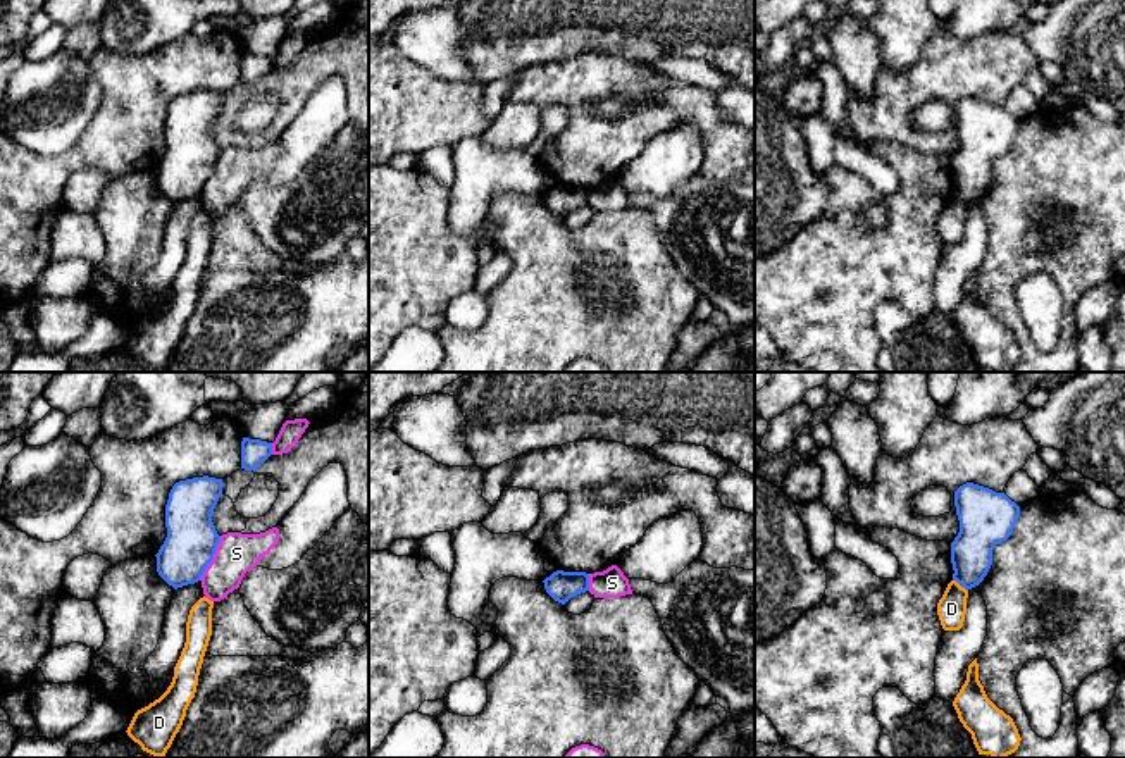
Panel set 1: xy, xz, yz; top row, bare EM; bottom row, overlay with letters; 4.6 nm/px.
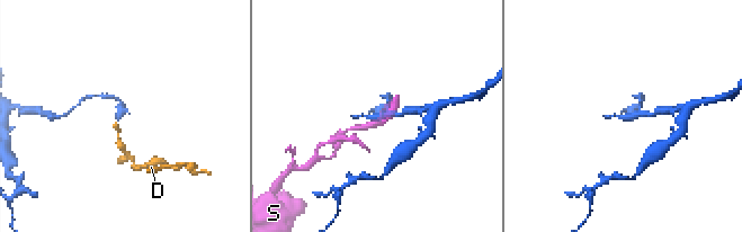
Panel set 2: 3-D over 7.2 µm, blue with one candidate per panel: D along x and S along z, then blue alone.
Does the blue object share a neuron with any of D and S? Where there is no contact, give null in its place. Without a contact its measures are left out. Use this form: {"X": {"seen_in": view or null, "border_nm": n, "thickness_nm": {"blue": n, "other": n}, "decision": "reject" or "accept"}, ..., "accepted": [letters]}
{"D": {"seen_in": "yz", "border_nm": 90, "thickness_nm": {"blue": 190, "other": 140}, "decision": "reject"}, "S": {"seen_in": "xy", "border_nm": 240, "thickness_nm": {"blue": 240, "other": 200}, "decision": "reject"}, "accepted": []}

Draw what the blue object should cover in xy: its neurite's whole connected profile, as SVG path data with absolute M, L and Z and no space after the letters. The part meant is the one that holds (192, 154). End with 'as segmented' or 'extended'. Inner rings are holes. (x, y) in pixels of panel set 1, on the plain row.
M193 91L172 100L165 119L167 152L157 171L158 190L174 203L195 198L214 174L221 150L212 136L222 93Z | as segmented

